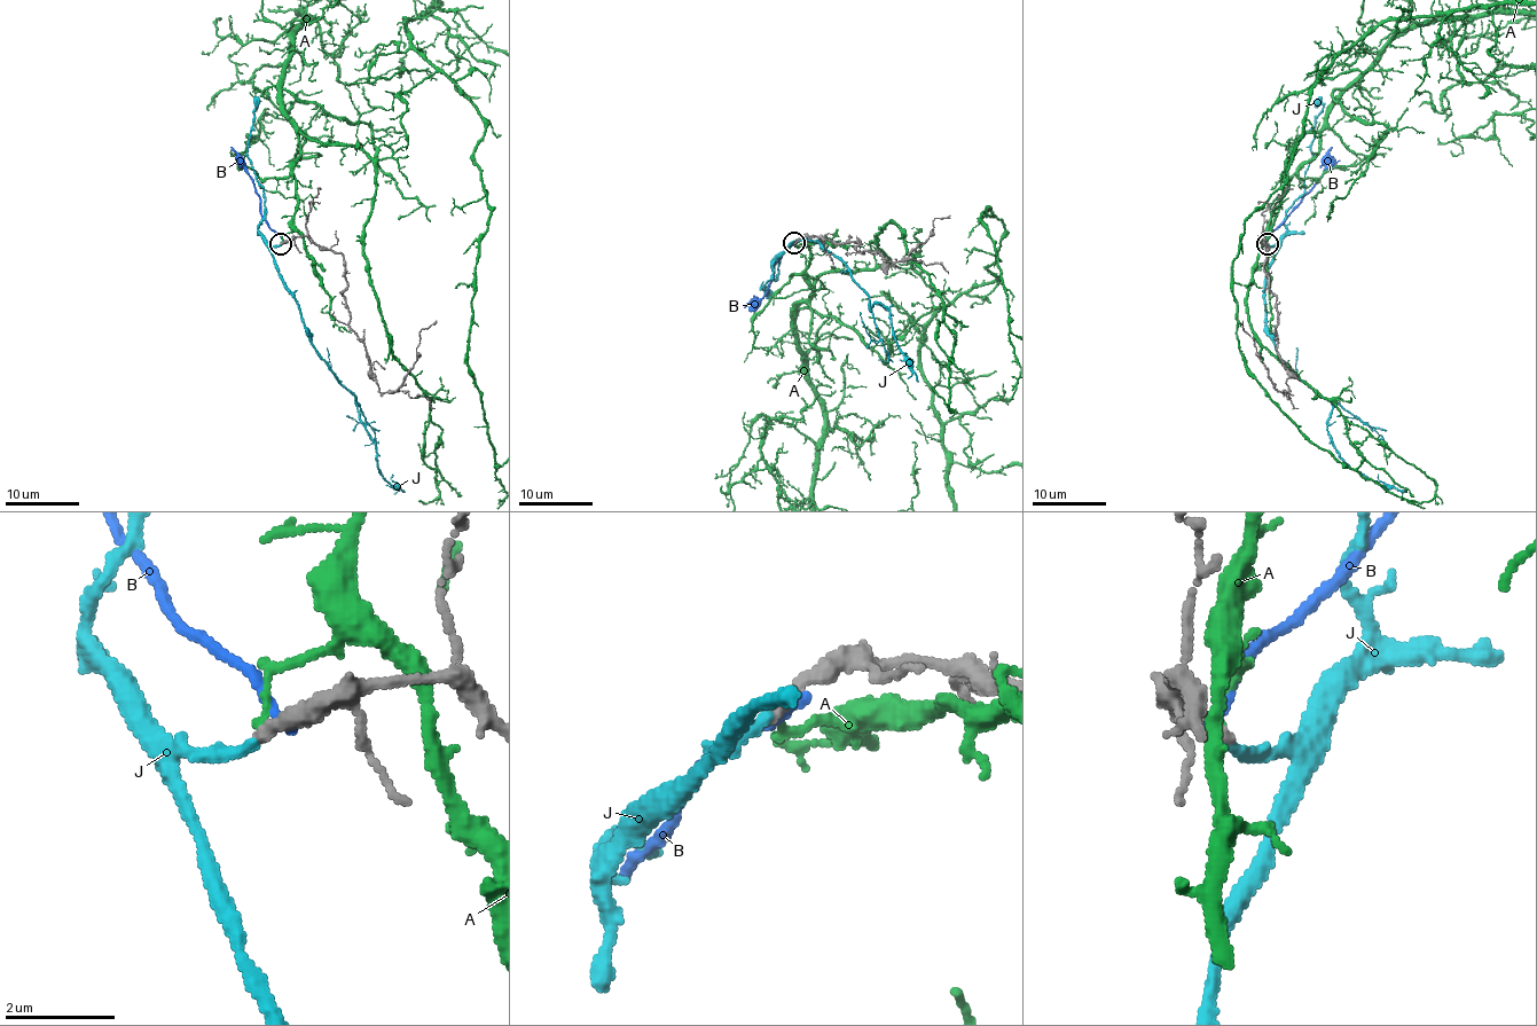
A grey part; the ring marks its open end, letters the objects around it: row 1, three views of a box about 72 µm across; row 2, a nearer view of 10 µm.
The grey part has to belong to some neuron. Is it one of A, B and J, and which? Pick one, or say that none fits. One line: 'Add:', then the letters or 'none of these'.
Add: J

